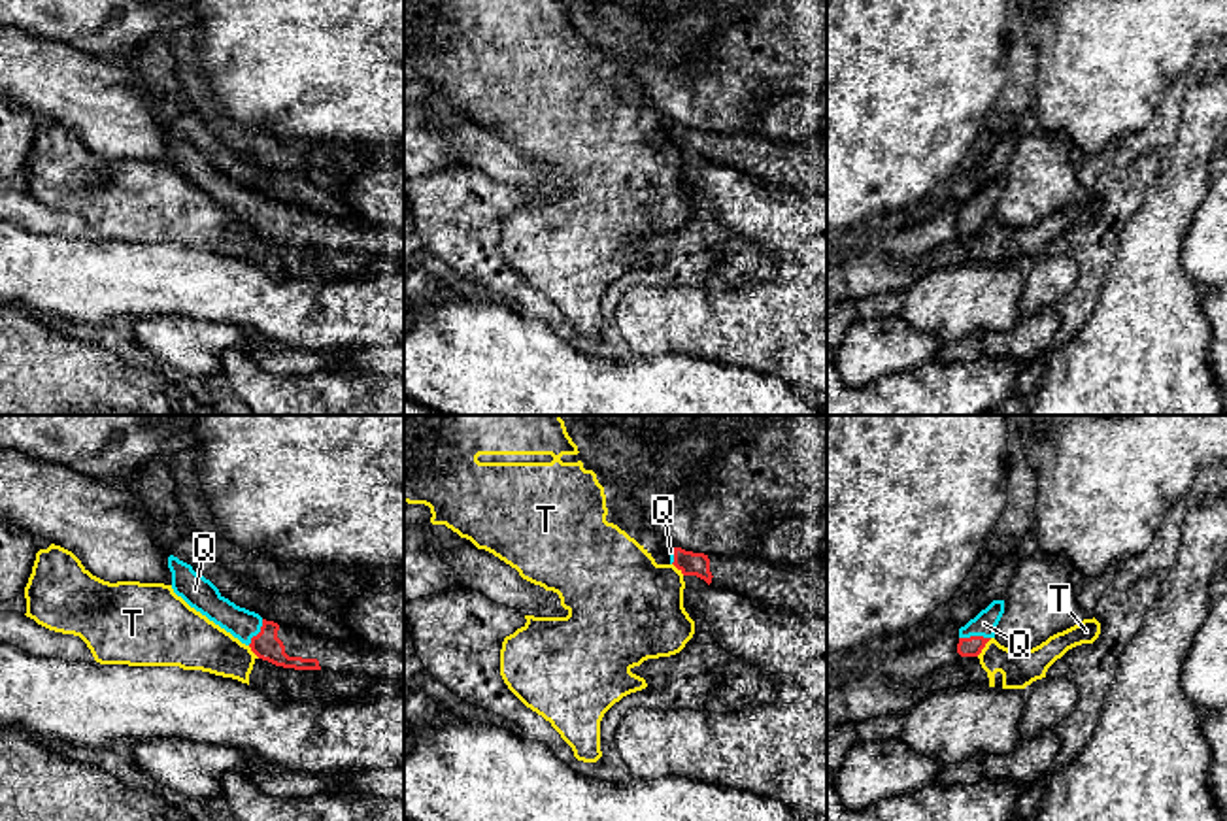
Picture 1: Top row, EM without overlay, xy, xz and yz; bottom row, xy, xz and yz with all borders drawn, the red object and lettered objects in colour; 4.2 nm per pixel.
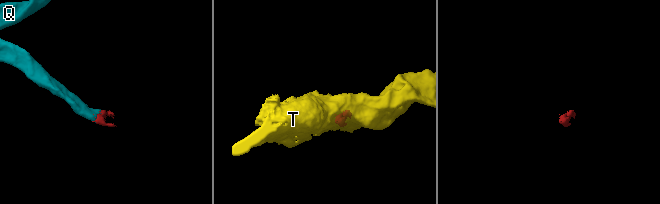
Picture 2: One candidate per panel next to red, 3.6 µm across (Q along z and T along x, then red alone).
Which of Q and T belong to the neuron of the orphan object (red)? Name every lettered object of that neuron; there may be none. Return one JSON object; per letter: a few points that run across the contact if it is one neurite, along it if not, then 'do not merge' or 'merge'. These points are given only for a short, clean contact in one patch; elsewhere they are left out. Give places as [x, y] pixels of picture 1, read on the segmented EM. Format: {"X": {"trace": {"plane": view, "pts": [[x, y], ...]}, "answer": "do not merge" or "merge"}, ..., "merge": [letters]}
{"Q": {"trace": {"plane": "yz", "pts": [[973, 646], [974, 636], [984, 623]]}, "answer": "merge"}, "T": {"trace": {"plane": "yz", "pts": [[991, 638], [976, 655]]}, "answer": "do not merge"}, "merge": ["Q"]}

